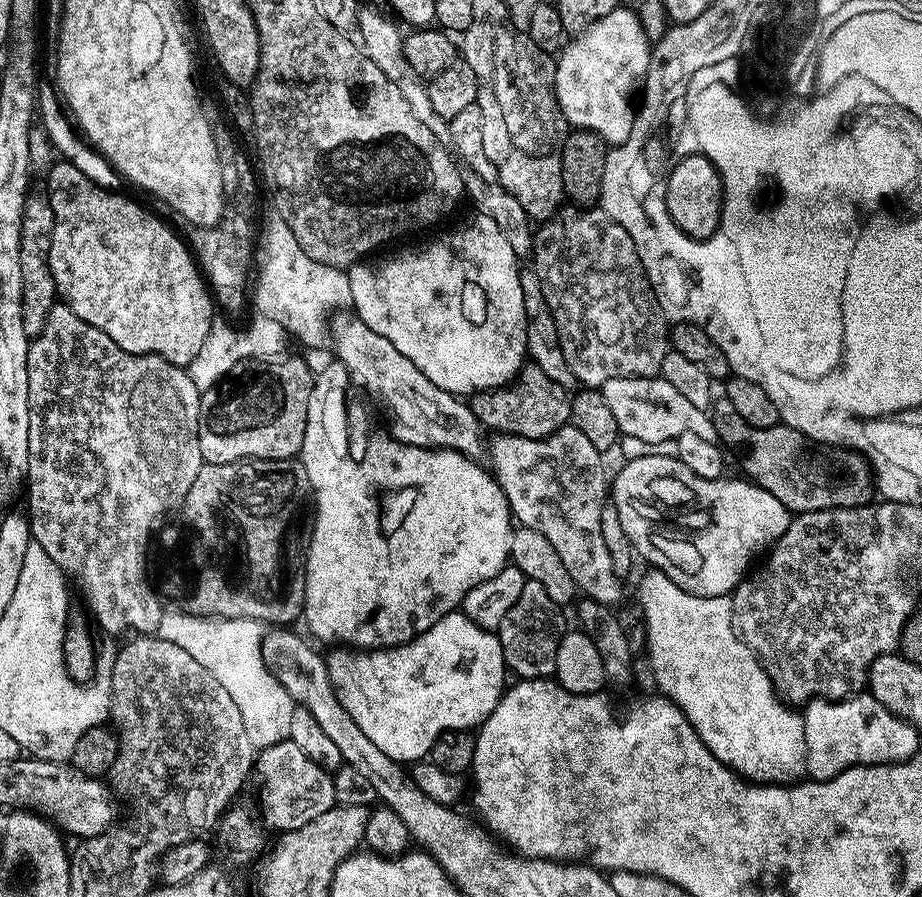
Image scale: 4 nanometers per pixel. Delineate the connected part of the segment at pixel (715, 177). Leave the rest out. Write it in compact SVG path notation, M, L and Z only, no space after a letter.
M684 154L673 168L669 167L664 181L666 210L670 218L680 227L687 236L696 240L707 240L720 228L724 215L724 183L720 171L701 154L688 156Z

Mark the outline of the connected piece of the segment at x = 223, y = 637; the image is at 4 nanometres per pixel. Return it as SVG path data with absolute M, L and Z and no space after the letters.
M180 608L169 609L160 619L156 632L159 639L174 642L185 650L190 658L201 663L225 687L242 715L243 726L253 749L261 750L289 739L296 703L263 662L261 646L264 628L257 619L202 618Z

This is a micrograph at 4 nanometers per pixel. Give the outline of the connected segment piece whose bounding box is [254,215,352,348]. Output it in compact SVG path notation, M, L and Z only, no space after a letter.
M273 215L272 220L268 220L258 232L258 264L260 260L260 273L255 273L254 282L256 278L256 308L255 311L261 316L273 319L274 322L278 322L284 327L287 335L294 341L301 340L308 348L320 348L324 343L329 343L330 340L330 317L337 310L343 309L343 304L347 305L351 301L352 295L350 294L350 282L348 281L348 274L345 269L335 268L334 266L322 266L322 262L314 262L314 258L310 258L310 254L306 254L306 250L302 250L302 246L298 246L298 238L294 238L294 230L290 230L290 226L286 226L286 222L281 216Z

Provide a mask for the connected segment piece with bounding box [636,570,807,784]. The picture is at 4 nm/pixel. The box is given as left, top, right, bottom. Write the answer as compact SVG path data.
M648 570L636 588L640 612L644 615L644 636L648 639L648 664L659 695L677 704L694 726L698 738L738 776L762 784L796 782L807 766L806 730L803 715L778 695L758 657L740 638L732 619L728 596L699 596L680 588L664 572Z

